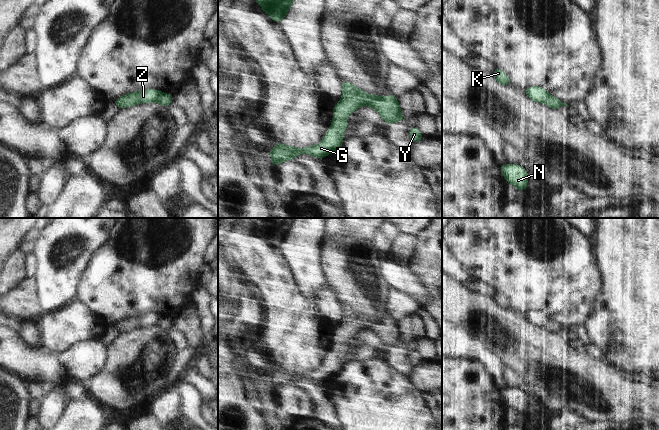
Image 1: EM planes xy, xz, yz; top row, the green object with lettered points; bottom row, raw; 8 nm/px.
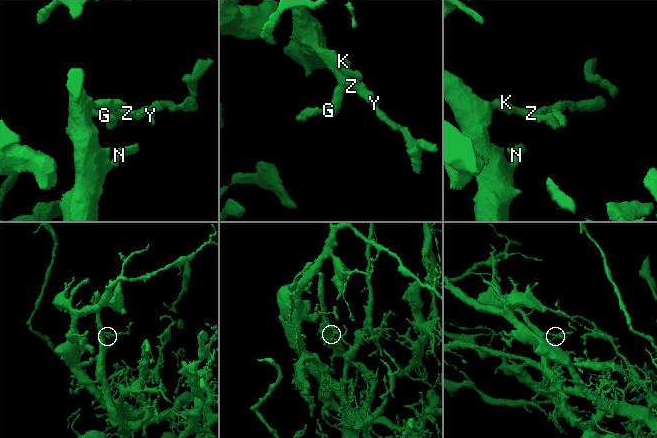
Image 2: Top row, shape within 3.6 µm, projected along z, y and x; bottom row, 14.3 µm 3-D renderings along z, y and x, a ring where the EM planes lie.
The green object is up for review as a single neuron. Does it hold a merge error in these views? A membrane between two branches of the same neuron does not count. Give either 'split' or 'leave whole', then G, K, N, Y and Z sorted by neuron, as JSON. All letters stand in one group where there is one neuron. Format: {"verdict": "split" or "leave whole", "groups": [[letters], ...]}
{"verdict": "leave whole", "groups": [["G", "K", "N", "Y", "Z"]]}

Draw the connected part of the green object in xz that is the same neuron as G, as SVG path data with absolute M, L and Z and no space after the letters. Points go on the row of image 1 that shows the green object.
M341 80L341 85L343 88L341 99L333 108L332 123L324 134L322 141L305 148L295 148L279 142L270 149L269 153L274 168L281 162L294 160L298 154L310 154L323 159L328 154L337 152L343 144L342 137L347 129L346 119L360 106L367 105L373 108L388 125L394 122L406 121L401 114L398 98L391 93L385 98L381 98L379 94L371 96L344 80Z

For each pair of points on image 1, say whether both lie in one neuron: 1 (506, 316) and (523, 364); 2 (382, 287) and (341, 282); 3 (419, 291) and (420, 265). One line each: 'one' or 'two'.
1: one
2: one
3: two

